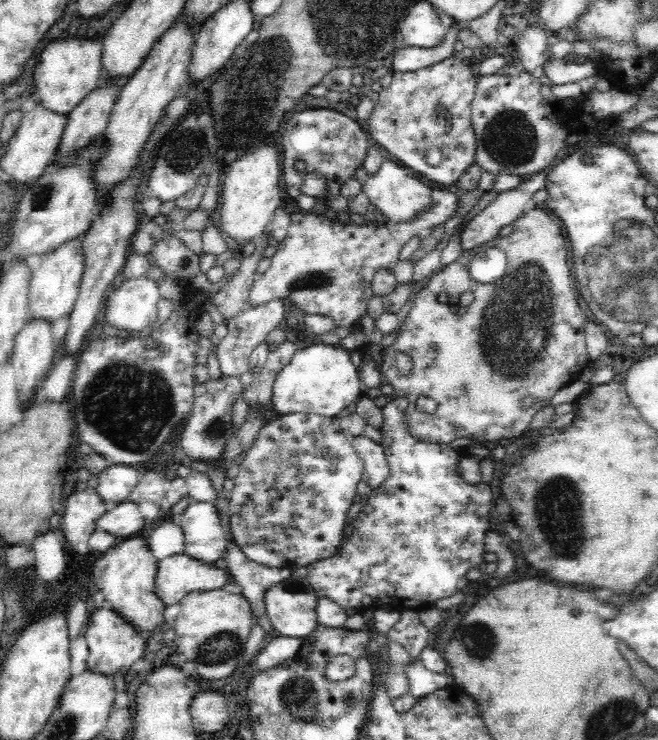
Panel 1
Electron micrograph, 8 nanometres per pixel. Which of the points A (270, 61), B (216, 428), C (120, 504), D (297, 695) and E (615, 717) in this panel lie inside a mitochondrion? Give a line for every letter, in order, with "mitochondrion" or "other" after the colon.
A: mitochondrion
B: mitochondrion
C: other
D: mitochondrion
E: mitochondrion

